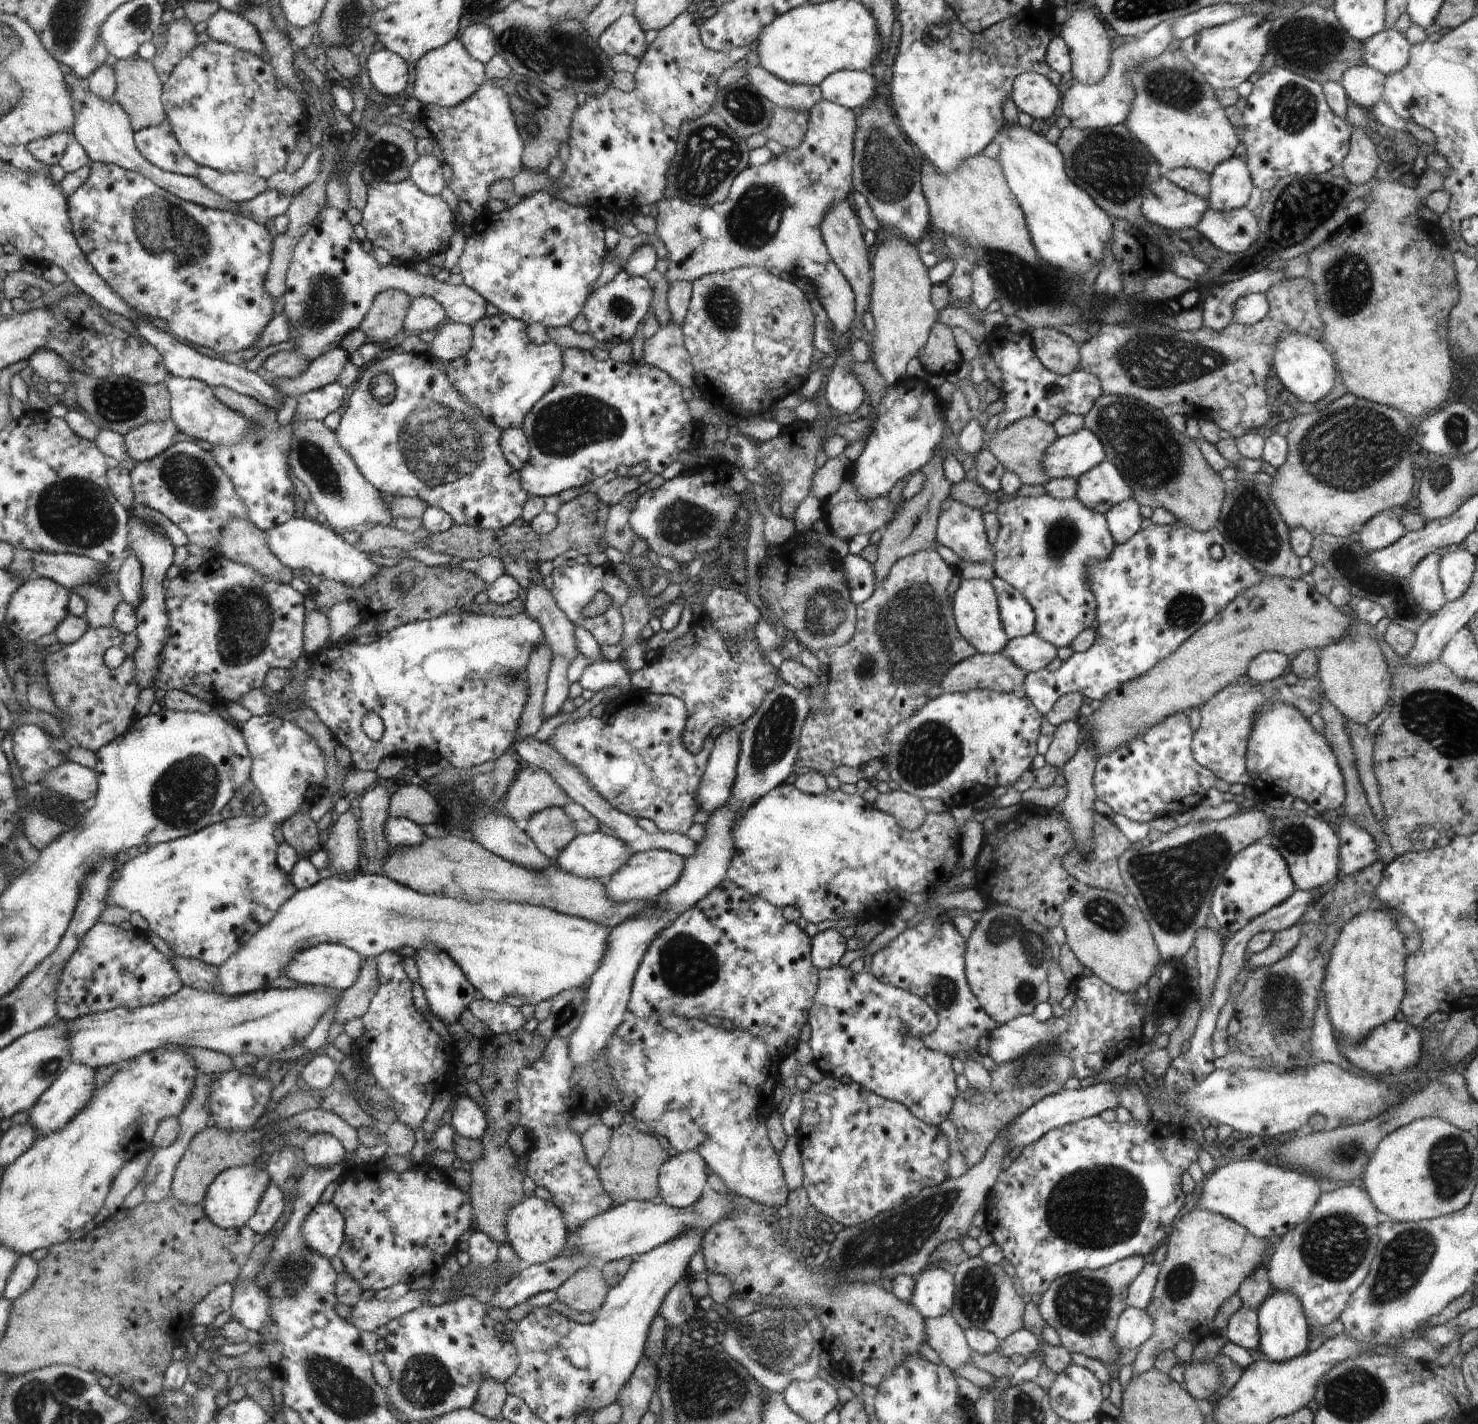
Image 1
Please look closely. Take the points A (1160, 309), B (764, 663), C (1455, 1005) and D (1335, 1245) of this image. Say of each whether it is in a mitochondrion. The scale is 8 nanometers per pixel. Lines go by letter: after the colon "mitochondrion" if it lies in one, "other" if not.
A: mitochondrion
B: other
C: other
D: mitochondrion

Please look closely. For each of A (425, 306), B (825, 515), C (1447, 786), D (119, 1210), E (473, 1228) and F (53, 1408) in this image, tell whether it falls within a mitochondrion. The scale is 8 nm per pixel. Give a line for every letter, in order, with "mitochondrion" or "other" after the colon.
A: other
B: other
C: other
D: other
E: other
F: mitochondrion

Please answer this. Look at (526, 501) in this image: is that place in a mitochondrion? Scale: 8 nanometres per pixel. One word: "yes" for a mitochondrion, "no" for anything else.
no

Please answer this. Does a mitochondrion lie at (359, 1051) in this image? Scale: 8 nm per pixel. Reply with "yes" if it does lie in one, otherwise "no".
no

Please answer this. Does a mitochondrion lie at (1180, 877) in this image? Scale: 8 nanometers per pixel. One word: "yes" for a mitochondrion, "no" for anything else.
yes

